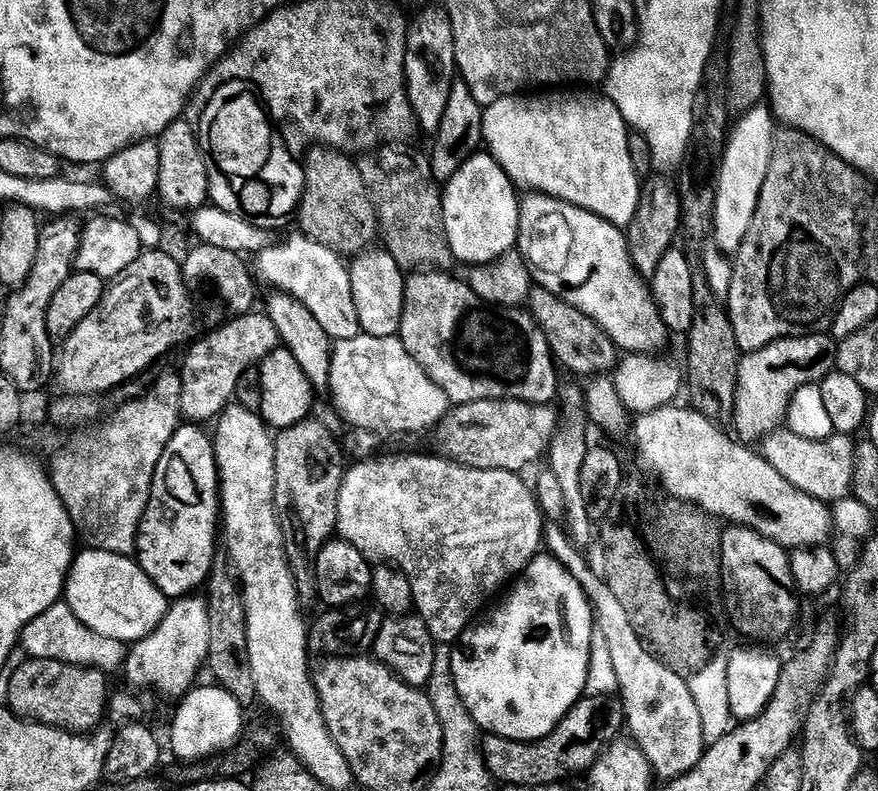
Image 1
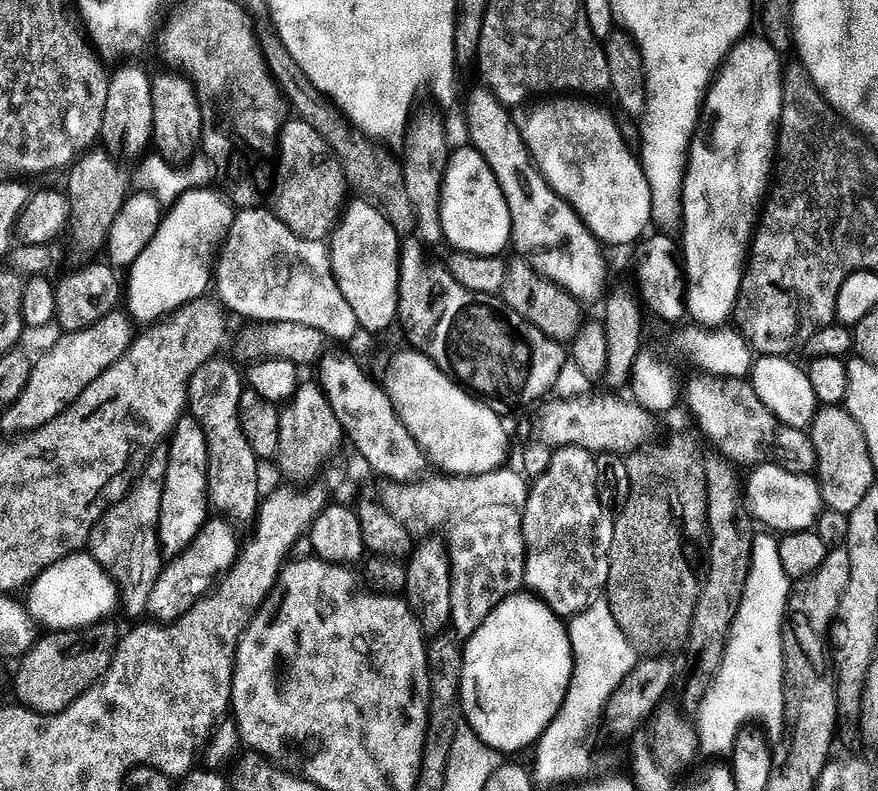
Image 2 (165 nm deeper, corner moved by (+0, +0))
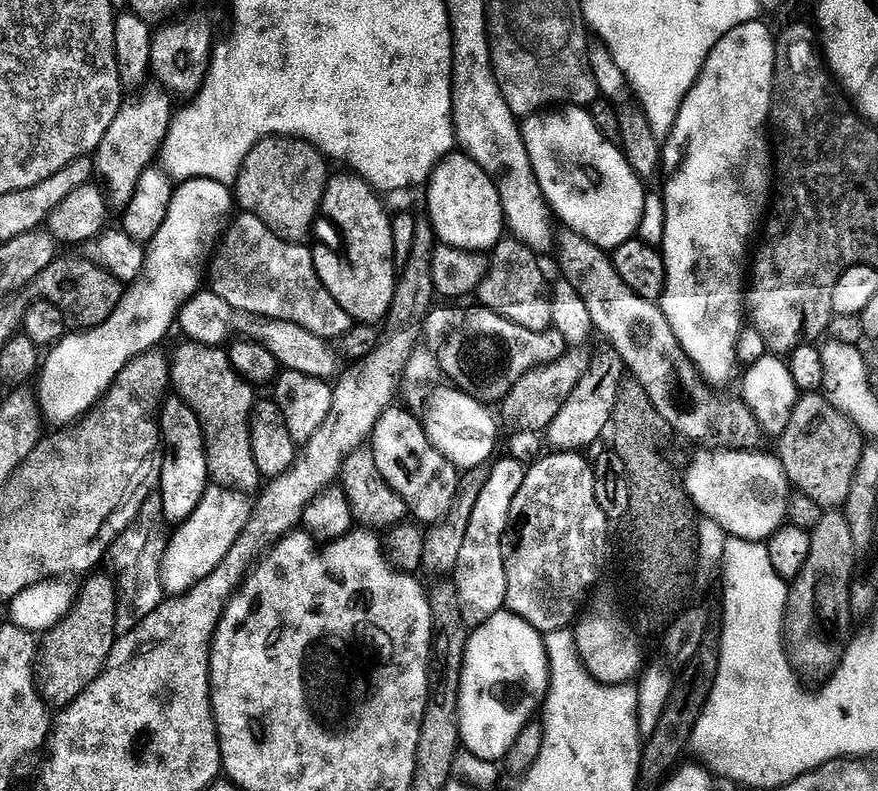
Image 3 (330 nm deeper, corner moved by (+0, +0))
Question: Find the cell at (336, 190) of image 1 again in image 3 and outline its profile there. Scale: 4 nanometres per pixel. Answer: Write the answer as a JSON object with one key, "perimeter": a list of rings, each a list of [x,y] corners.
{"perimeter":[[[270,136],[260,140],[246,154],[234,185],[234,200],[240,212],[254,214],[278,238],[299,244],[307,241],[308,231],[324,202],[330,179],[329,161],[320,149],[299,138]]]}

